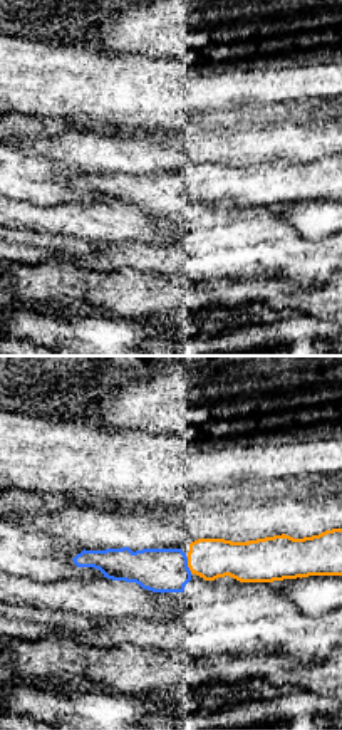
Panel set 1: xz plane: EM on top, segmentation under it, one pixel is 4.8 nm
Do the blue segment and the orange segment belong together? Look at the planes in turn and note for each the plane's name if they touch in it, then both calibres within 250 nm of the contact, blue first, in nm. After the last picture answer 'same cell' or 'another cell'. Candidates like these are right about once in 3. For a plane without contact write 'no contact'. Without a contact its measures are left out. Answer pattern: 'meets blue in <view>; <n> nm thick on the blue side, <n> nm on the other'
meets blue in xz; 200 nm thick on the blue side, 190 nm on the other

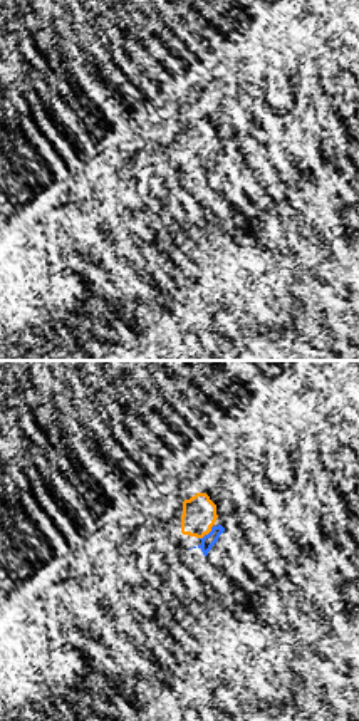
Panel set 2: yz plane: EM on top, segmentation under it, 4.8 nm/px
meets blue in yz; 70 nm thick on the blue side, 160 nm on the other

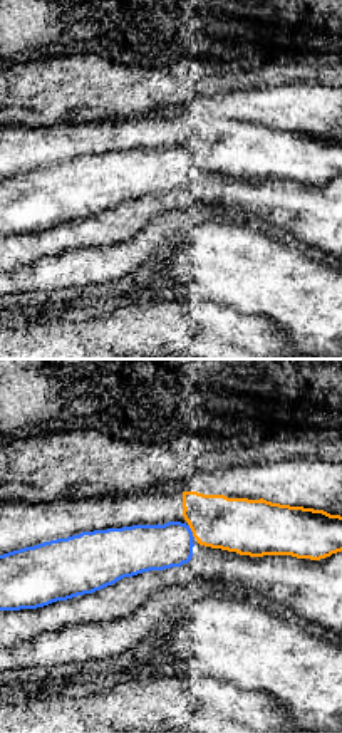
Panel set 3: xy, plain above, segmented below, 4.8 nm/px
meets blue in xy; 220 nm thick on the blue side, 260 nm on the other

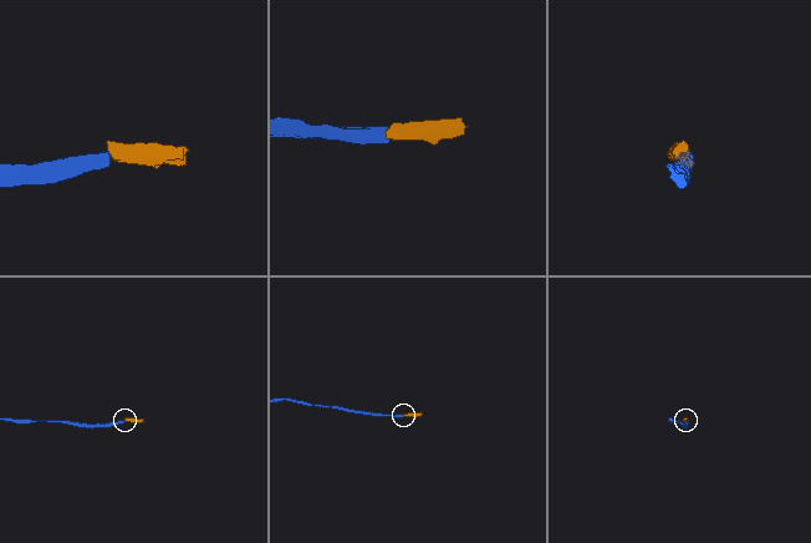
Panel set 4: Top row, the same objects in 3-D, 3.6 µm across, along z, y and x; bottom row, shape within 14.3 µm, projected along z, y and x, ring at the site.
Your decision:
same cell

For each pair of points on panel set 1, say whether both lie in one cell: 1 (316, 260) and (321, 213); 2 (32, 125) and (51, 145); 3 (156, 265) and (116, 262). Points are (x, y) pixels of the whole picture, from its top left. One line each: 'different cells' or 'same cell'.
1: different cells
2: different cells
3: same cell

